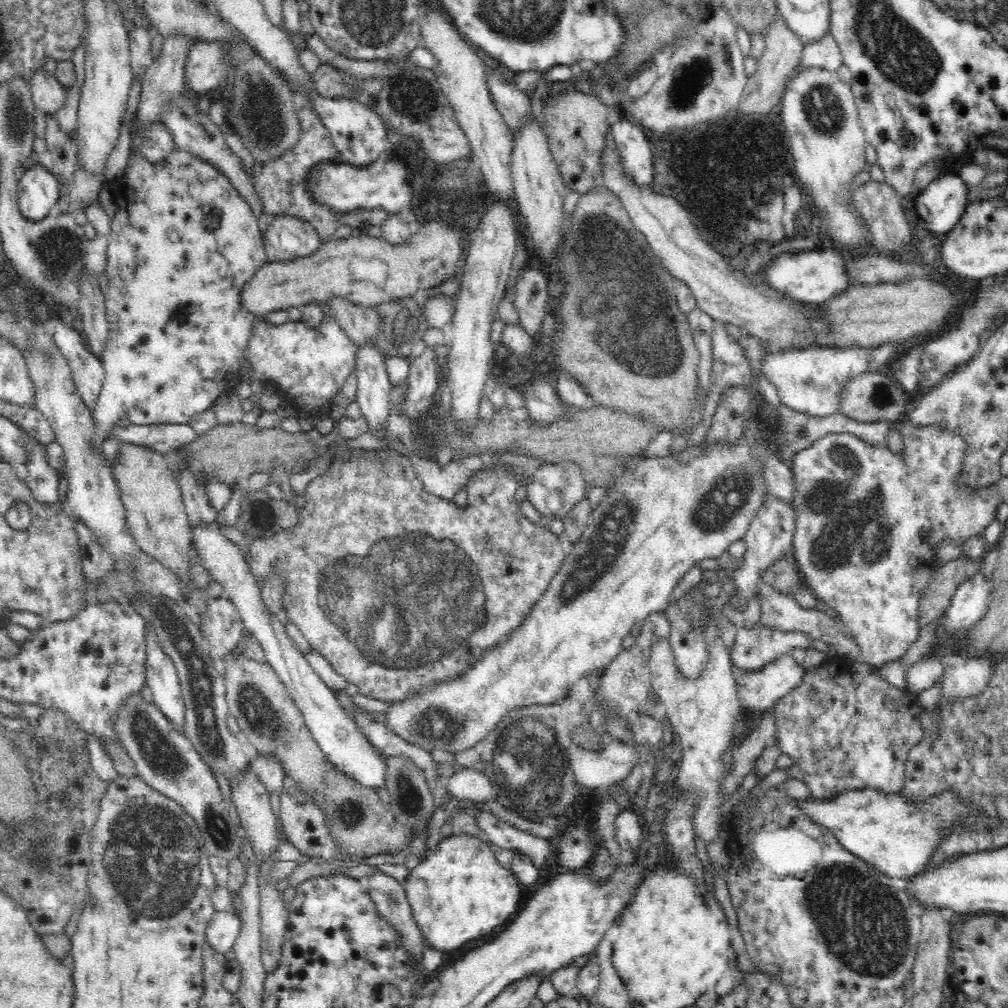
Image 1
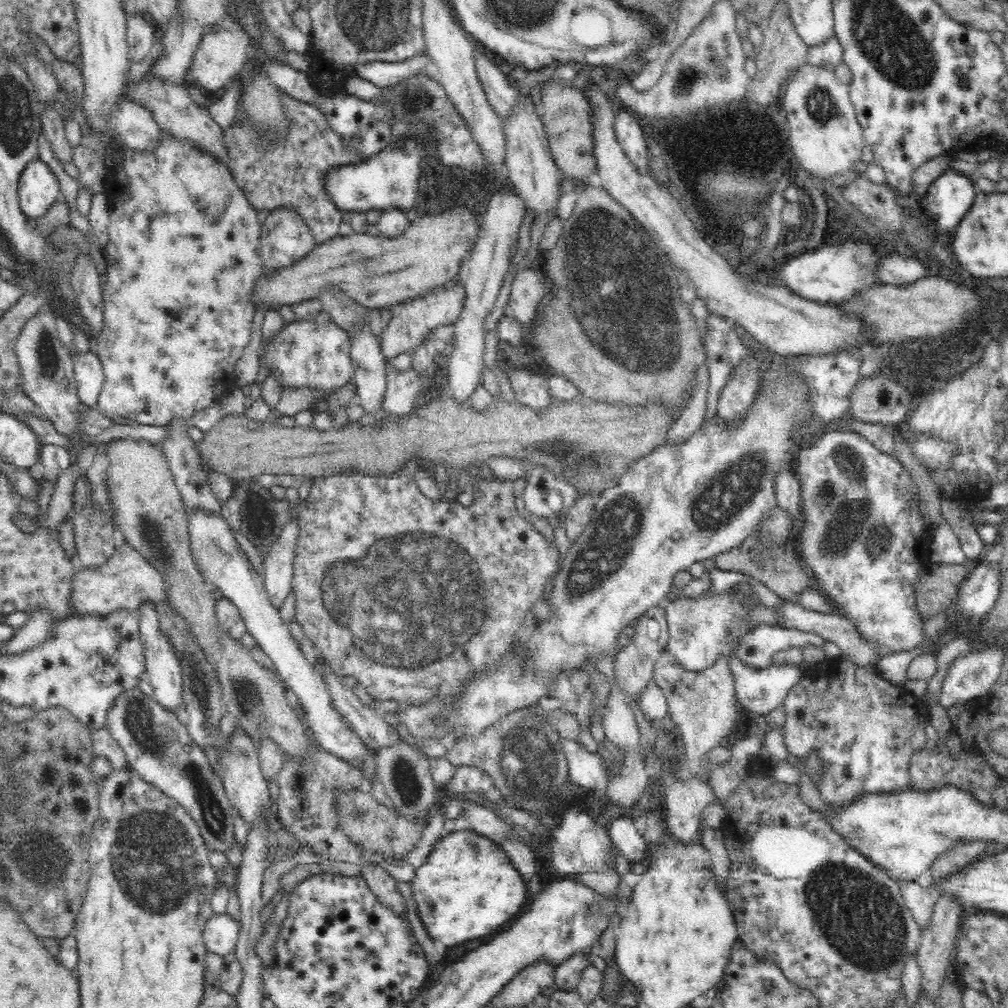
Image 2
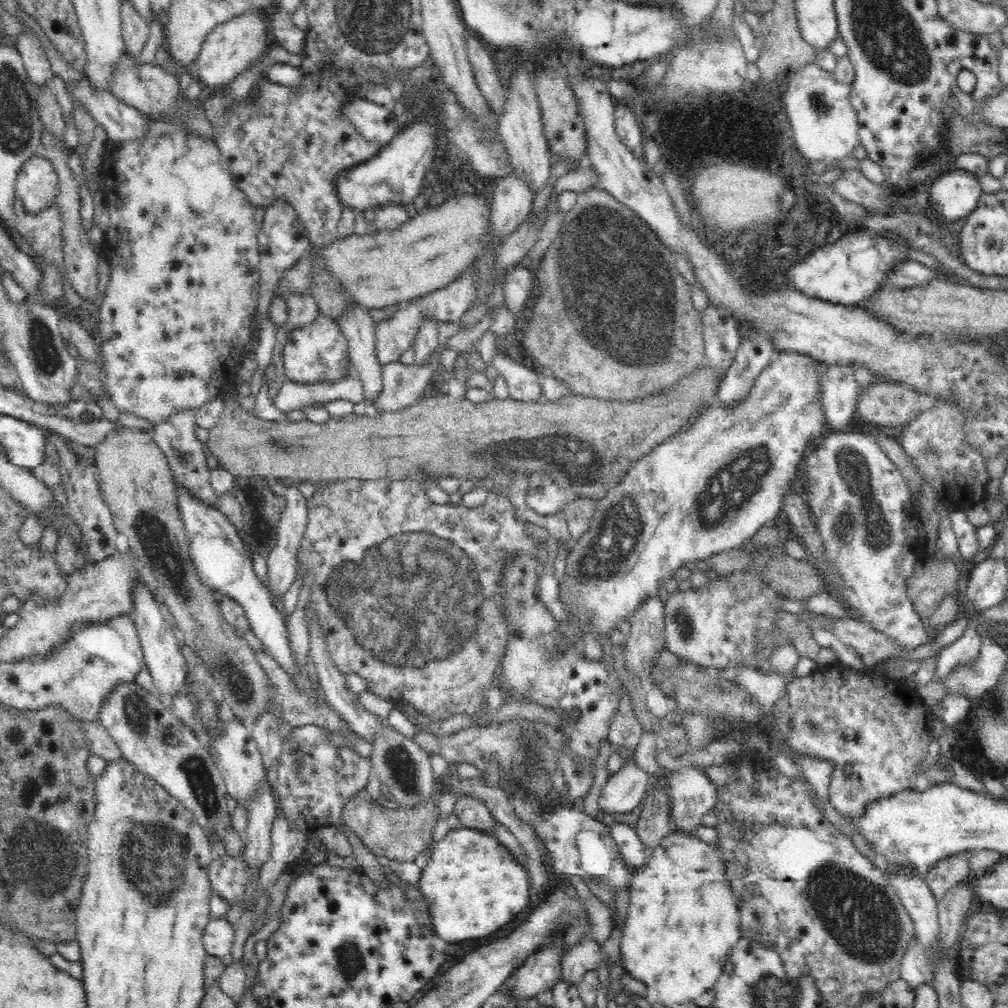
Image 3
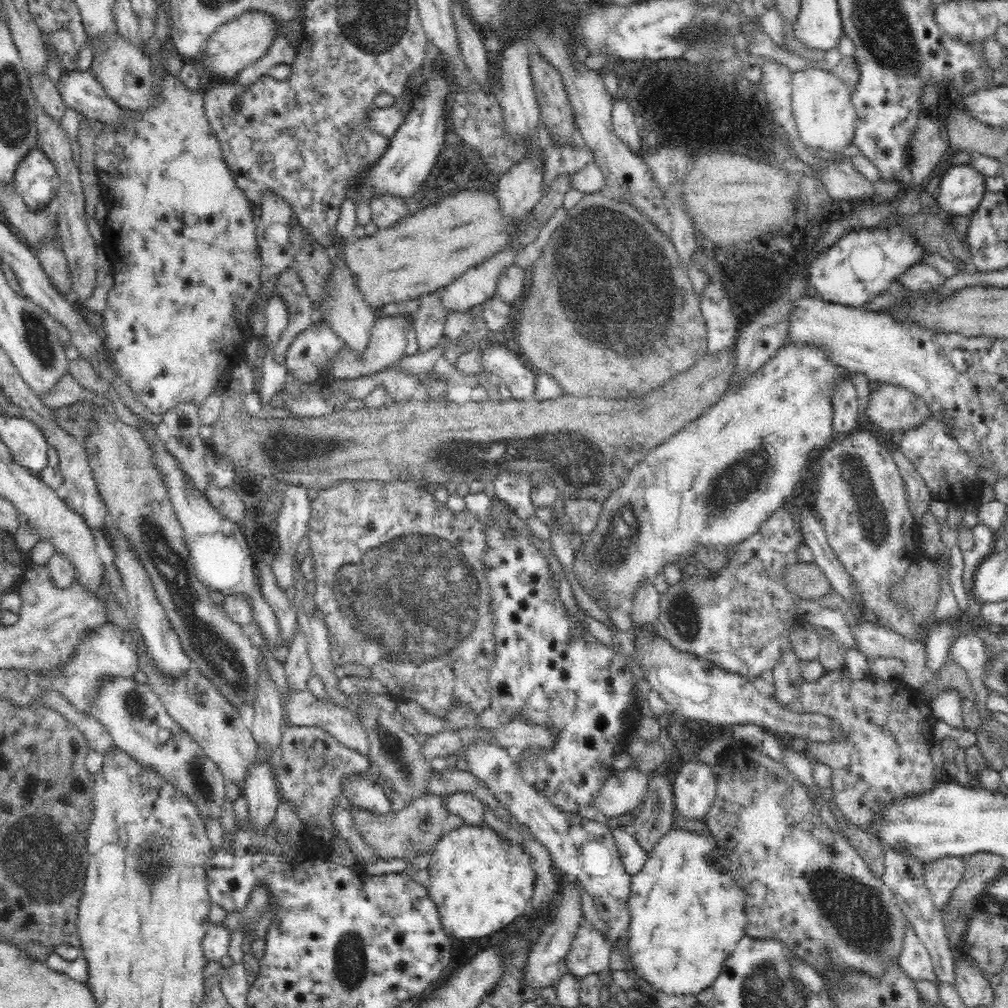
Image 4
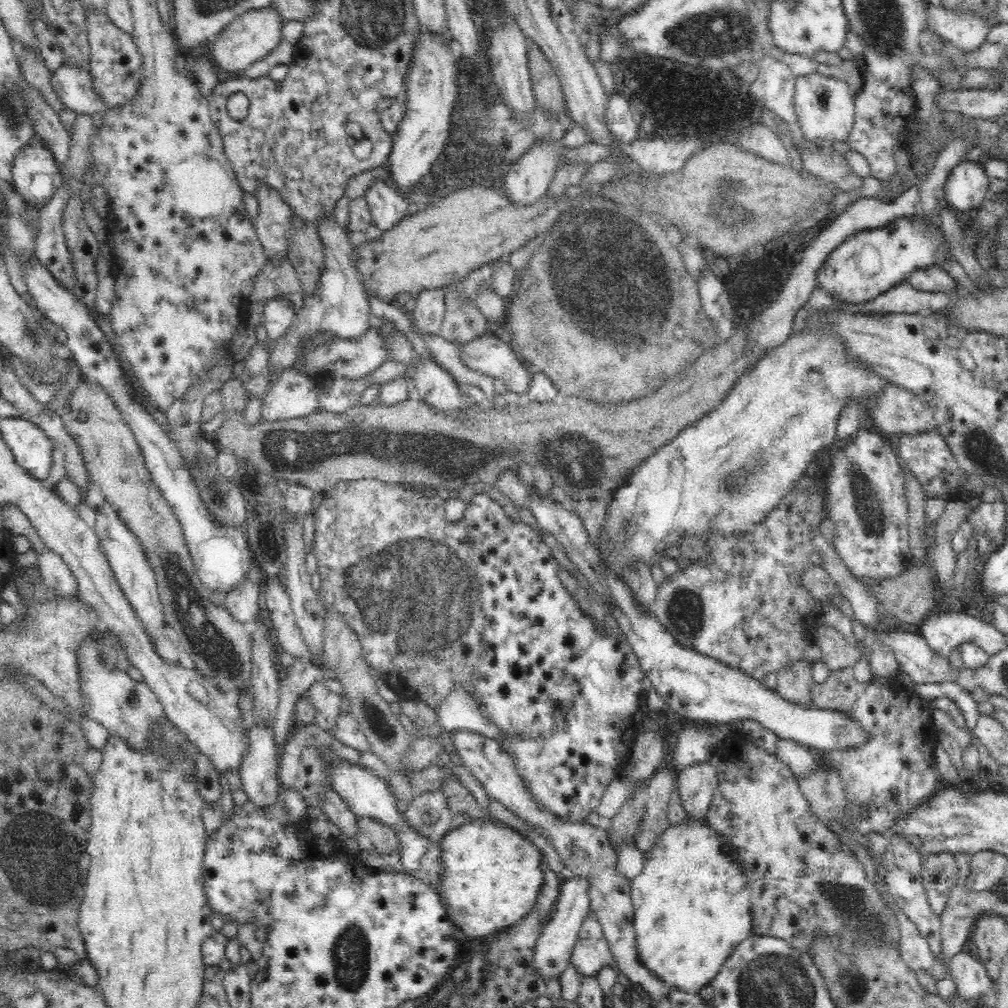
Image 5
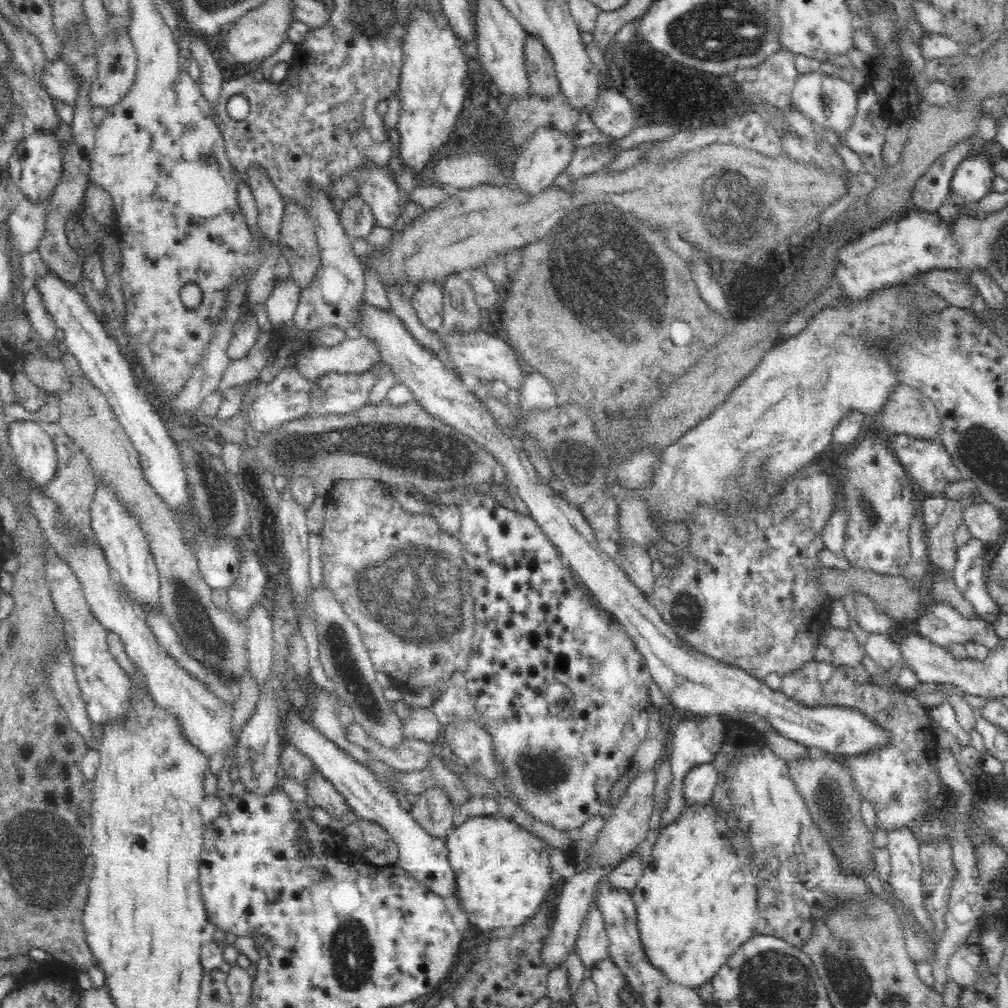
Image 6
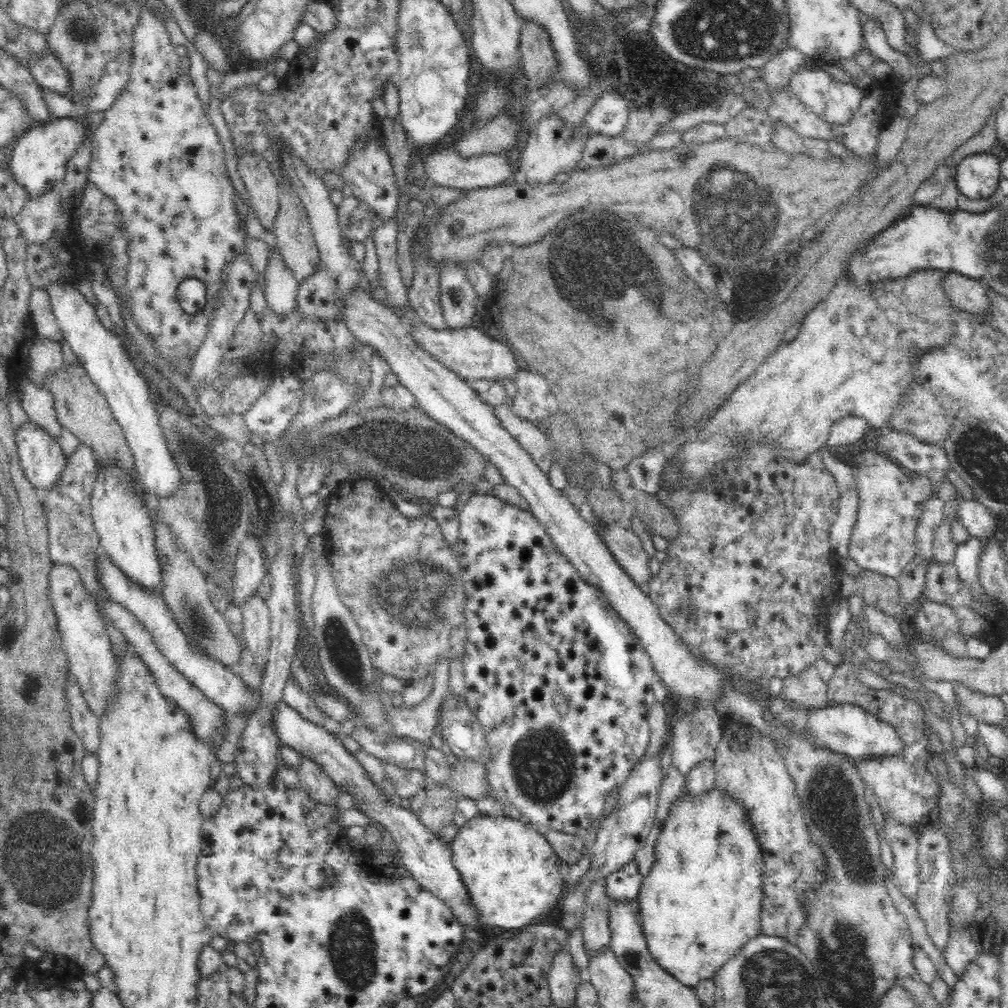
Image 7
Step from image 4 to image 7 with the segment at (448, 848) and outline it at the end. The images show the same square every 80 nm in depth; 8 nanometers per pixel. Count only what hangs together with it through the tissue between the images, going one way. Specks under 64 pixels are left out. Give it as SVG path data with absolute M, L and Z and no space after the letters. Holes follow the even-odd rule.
M514 814L498 818L476 816L458 831L451 844L454 865L461 872L488 927L498 931L523 929L556 908L567 877L562 875L560 859L544 835L542 830Z

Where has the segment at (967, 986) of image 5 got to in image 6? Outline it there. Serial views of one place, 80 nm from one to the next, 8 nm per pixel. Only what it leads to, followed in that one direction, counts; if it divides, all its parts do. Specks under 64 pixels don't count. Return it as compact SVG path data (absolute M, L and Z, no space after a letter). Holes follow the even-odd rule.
M967 942L956 946L956 950L952 950L948 956L946 966L948 978L952 978L960 985L970 984L972 980L976 980L974 974L978 972L981 958L982 955L976 954Z

